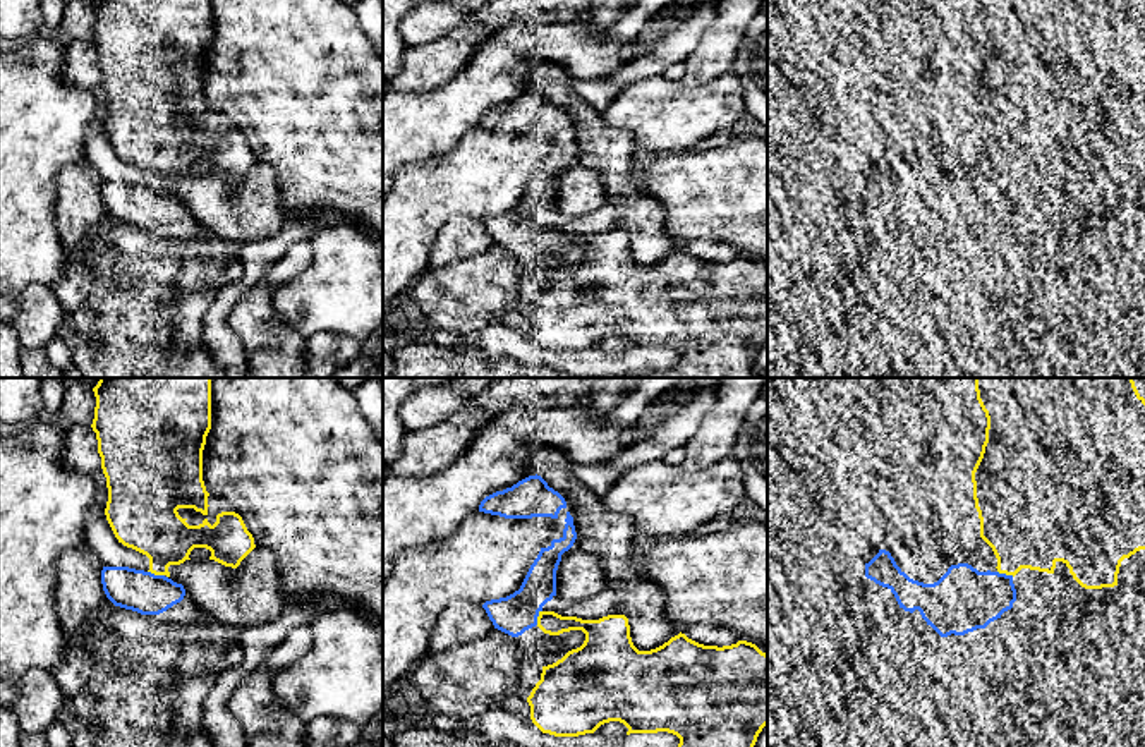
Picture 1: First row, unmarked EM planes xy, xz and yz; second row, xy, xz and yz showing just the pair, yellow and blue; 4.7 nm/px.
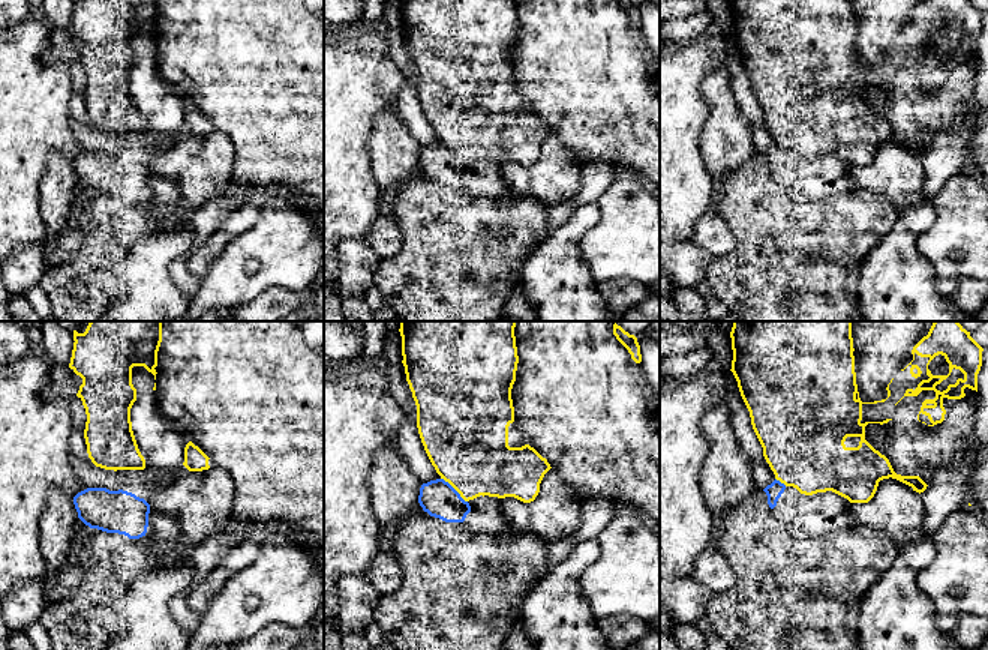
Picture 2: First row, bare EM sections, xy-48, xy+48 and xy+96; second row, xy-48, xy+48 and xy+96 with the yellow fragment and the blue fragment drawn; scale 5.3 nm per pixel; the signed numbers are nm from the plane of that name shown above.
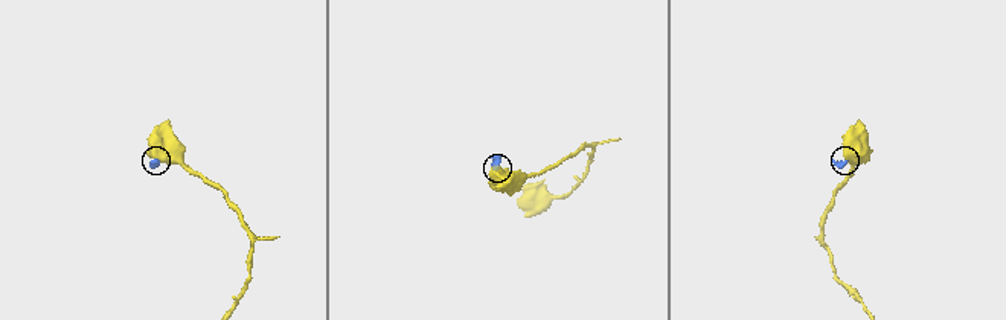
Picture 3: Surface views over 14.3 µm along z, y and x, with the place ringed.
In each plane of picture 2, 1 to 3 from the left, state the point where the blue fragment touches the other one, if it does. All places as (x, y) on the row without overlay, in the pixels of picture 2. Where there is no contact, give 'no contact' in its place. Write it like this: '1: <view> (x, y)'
1: no contact
2: xy+48 (455, 152)
3: xy+96 (781, 146)

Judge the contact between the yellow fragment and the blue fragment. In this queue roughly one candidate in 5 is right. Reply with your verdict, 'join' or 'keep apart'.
keep apart

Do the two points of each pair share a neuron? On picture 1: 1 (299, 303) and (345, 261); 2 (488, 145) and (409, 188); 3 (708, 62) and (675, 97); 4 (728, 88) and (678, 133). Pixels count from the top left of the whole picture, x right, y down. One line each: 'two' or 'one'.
1: one
2: one
3: two
4: one

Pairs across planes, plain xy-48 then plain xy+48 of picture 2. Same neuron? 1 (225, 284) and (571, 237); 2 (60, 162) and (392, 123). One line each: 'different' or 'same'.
1: different
2: same

